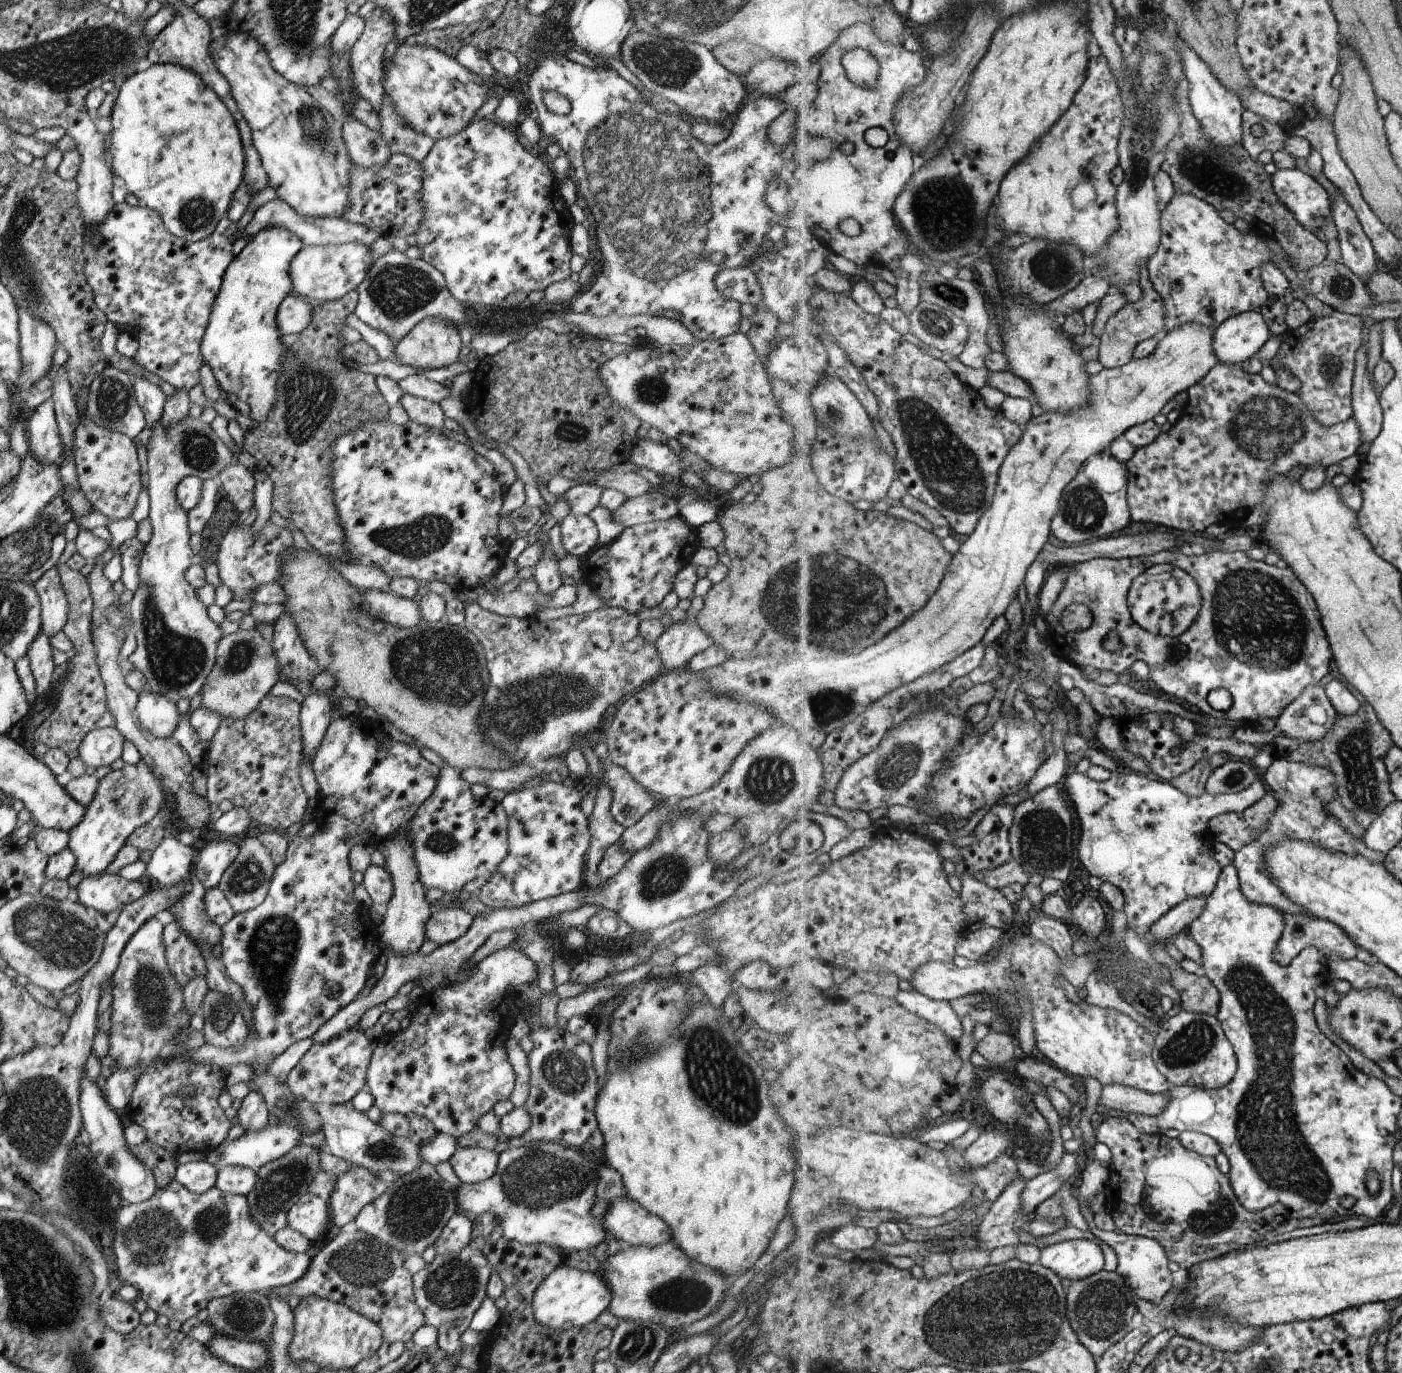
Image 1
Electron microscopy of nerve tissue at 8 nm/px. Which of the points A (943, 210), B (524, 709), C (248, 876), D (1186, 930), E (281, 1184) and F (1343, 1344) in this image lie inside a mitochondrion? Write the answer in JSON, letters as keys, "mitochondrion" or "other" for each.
{"A":"mitochondrion","B":"mitochondrion","C":"mitochondrion","D":"other","E":"mitochondrion","F":"other"}

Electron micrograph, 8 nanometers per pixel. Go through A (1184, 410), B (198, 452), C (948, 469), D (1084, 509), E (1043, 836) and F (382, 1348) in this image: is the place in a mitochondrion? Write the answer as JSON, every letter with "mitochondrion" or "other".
{"A":"other","B":"mitochondrion","C":"mitochondrion","D":"mitochondrion","E":"mitochondrion","F":"other"}

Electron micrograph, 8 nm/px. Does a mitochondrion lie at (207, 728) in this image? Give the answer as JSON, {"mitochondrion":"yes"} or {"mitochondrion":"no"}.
{"mitochondrion":"no"}

